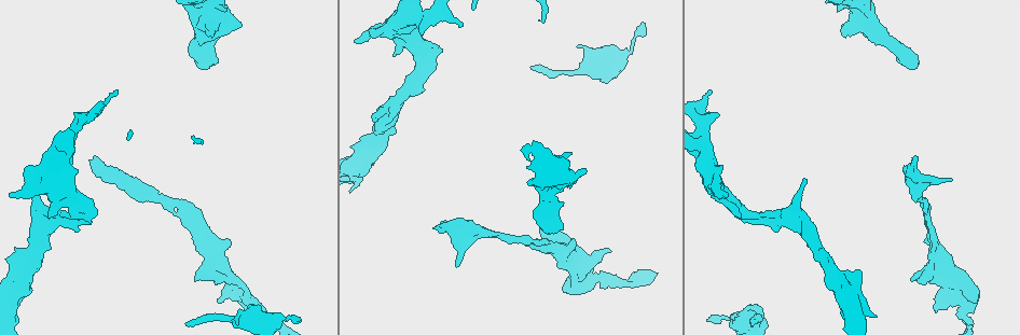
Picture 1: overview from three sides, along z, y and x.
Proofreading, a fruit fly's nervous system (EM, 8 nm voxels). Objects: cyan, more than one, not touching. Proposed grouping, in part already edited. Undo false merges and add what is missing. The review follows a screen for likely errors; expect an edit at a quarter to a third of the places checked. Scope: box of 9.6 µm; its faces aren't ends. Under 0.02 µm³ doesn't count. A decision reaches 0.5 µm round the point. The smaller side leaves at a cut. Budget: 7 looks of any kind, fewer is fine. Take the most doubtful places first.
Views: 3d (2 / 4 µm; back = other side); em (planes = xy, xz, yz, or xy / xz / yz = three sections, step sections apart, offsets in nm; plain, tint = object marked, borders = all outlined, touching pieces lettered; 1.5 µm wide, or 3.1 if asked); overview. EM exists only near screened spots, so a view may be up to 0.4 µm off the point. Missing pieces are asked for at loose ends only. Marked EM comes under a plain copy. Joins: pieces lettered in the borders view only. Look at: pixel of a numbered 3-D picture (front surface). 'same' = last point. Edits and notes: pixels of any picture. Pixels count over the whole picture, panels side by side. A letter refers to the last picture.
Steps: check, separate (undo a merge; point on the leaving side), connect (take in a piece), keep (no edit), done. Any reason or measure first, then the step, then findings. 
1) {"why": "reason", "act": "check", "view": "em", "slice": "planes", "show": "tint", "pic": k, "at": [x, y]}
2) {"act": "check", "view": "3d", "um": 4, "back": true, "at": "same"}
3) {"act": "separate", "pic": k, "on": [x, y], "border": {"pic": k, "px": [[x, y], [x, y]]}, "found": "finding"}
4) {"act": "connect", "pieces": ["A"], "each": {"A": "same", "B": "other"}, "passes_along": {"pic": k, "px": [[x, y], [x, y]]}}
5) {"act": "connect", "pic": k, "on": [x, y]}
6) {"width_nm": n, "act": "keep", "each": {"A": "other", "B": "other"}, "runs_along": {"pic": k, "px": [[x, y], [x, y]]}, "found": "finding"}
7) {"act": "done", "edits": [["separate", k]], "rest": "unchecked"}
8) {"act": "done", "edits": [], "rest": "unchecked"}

{"why": "an open end", "act": "check", "view": "em", "slice": "planes", "show": "borders", "pic": 1, "at": [532, 66]}

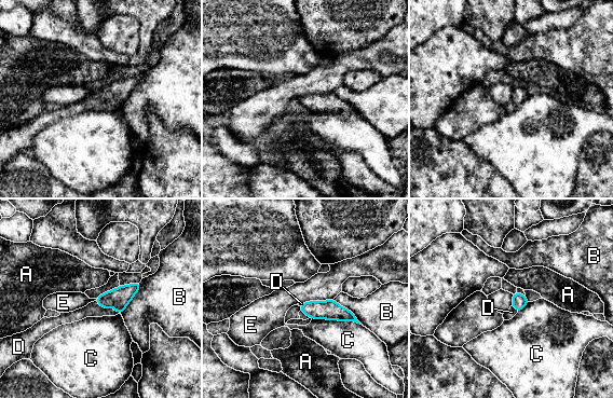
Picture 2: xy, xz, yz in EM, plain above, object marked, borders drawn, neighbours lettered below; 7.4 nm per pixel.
{"width_nm": 110, "act": "connect", "pieces": ["D"], "each": {"A": "other", "B": "other", "C": "other", "D": "same", "E": "other"}, "passes_along": {"pic": 2, "px": [[119, 298], [107, 307], [92, 310]]}, "found": "it goes on there"}

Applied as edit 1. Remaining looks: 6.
{"act": "check", "view": "overview"}

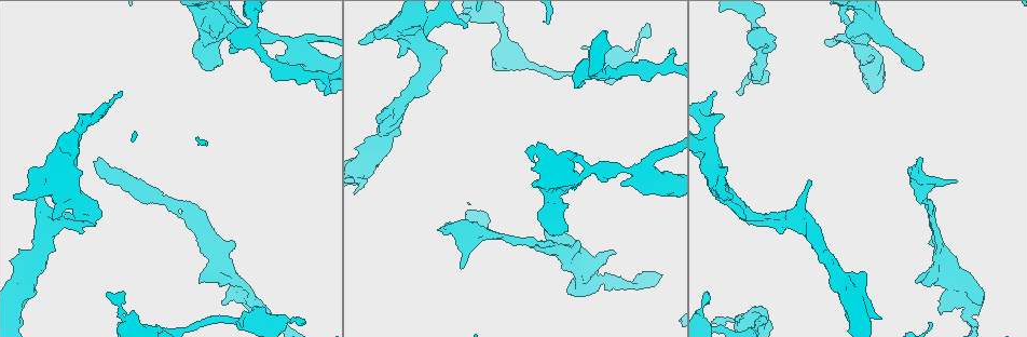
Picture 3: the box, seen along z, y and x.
{"why": "thick end", "act": "check", "view": "3d", "um": 2, "back": true, "pic": 3, "at": [219, 61]}

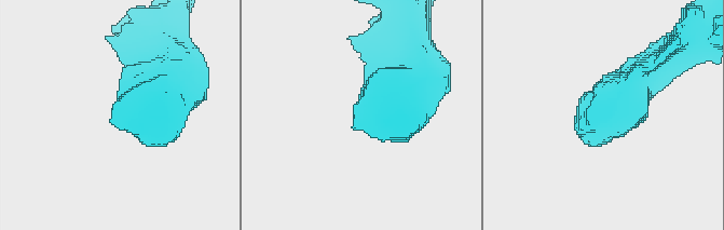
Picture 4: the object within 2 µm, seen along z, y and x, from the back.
{"why": "now the EM", "act": "check", "view": "em", "slice": "yz", "step": 8, "show": "tint", "pic": 4, "at": [112, 114]}

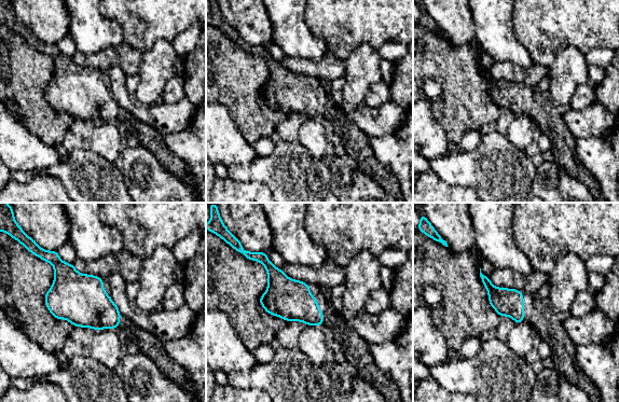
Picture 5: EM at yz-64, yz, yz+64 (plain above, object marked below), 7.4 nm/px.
{"act": "check", "view": "em", "slice": "planes", "show": "borders", "at": "same"}

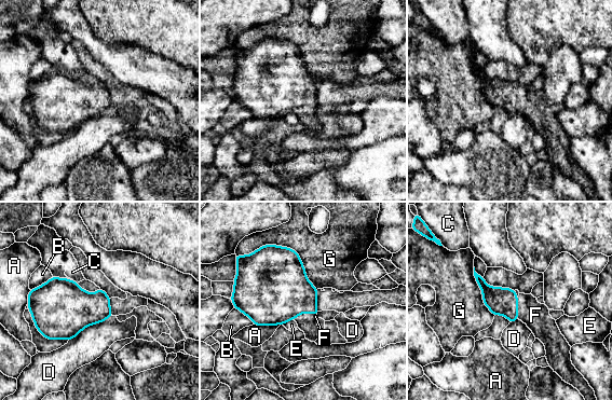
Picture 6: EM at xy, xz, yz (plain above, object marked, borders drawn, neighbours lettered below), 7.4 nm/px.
{"act": "connect", "pieces": ["F"], "each": {"A": "other", "B": "other", "C": "other", "D": "other", "E": "other", "F": "same", "G": "other"}, "passes_along": {"pic": 6, "px": [[279, 290], [304, 312], [308, 322]]}, "found": "it goes on there"}

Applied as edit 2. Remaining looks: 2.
{"why": "thick end", "act": "check", "view": "3d", "um": 4, "pic": 3, "at": [19, 256]}

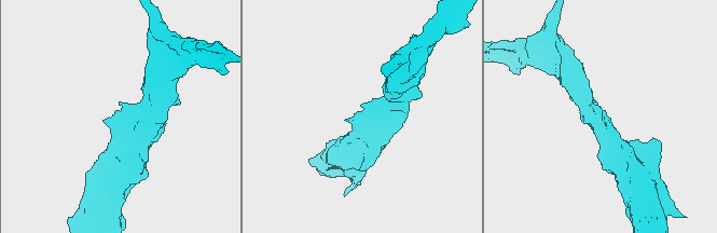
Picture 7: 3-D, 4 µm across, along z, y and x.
{"act": "check", "view": "em", "slice": "planes", "show": "borders", "pic": 7, "at": [123, 111]}

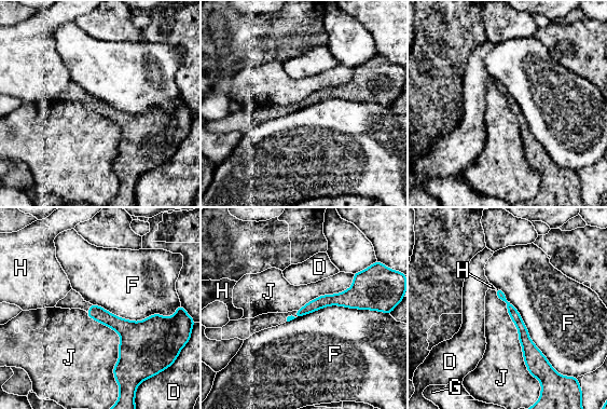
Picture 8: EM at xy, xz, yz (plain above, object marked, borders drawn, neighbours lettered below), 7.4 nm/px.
{"act": "keep", "each": {"D": "other", "F": "other", "G": "other", "H": "other", "J": "other"}, "runs_along": {"pic": 8, "px": [[499, 292], [521, 326], [534, 371]]}, "found": "no lettered piece goes on from it"}

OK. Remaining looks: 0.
{"act": "done", "edits": [["connect", 2], ["connect", 6]], "rest": "unchecked"}

